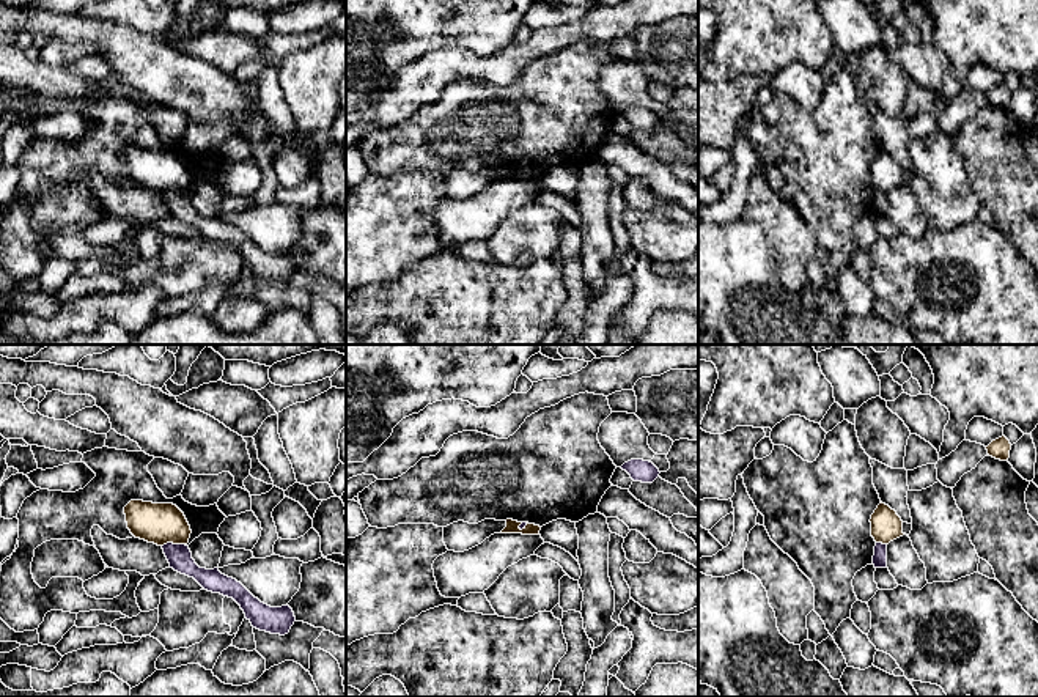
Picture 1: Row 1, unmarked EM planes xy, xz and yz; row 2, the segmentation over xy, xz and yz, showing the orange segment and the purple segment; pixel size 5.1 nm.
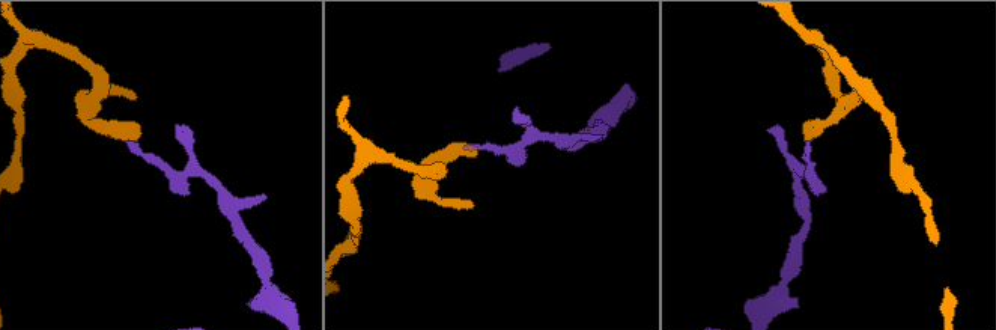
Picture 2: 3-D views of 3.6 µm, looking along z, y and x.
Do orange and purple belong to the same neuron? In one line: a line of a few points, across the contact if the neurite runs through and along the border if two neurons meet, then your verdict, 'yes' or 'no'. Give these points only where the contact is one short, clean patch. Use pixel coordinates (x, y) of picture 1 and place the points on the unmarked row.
xy (184, 191), (165, 191), (162, 194) | no

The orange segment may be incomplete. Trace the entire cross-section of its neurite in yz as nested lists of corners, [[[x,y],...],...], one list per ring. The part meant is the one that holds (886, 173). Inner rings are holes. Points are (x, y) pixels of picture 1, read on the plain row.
[[[879,151],[874,160],[871,162],[871,184],[876,190],[889,192],[890,189],[903,184],[903,168],[885,151]]]

